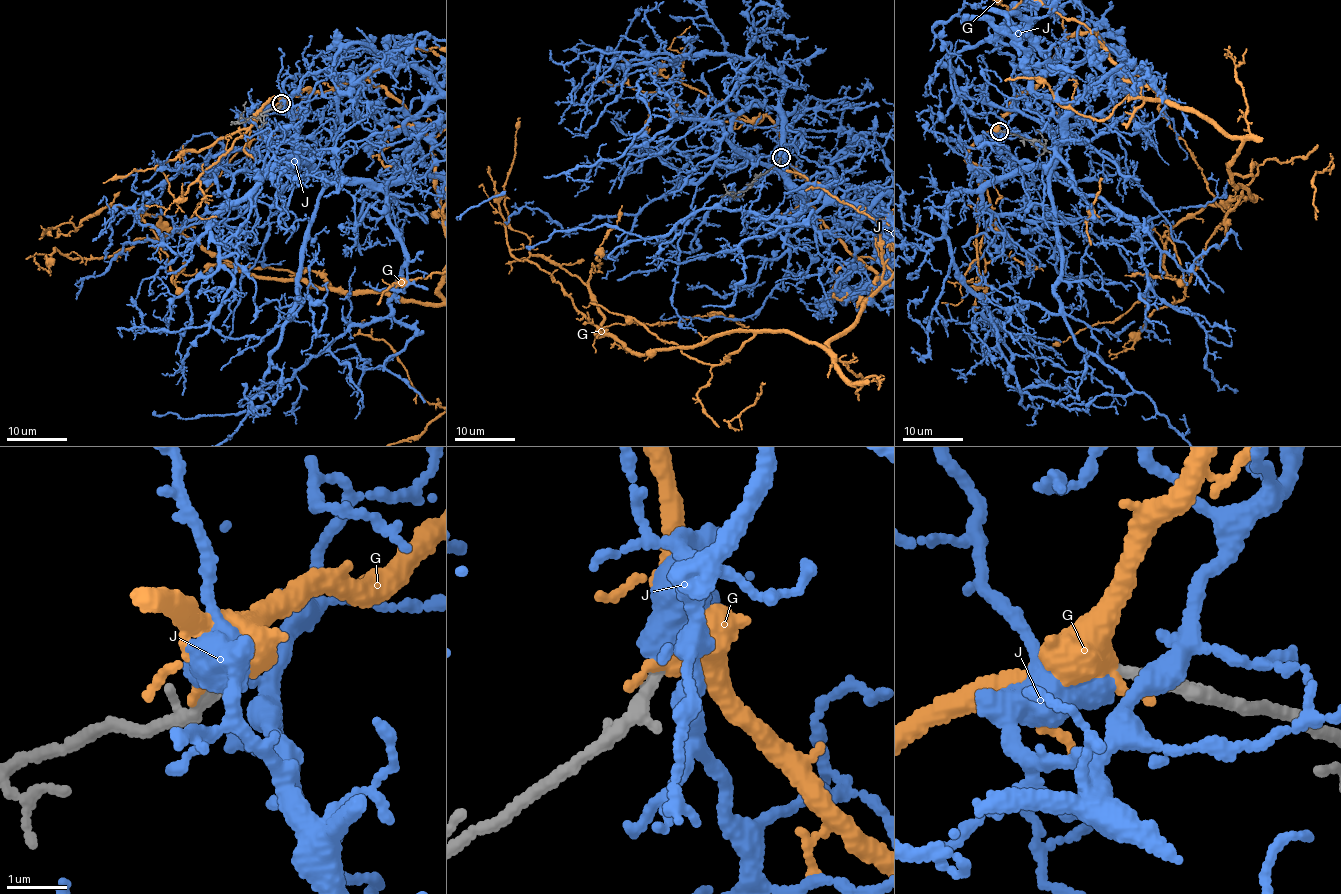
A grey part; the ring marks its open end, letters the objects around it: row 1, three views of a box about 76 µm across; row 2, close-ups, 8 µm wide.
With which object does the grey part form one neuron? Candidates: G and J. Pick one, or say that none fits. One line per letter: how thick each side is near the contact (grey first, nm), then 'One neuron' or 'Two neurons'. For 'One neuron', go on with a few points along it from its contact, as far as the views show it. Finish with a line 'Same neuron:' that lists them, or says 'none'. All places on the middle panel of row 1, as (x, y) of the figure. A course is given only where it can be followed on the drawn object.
G: Thickness 240 nm (grey) against 360 nm. Two neurons
J: Thickness 220 nm (grey) against 500 nm. One neuron
Same neuron: J

